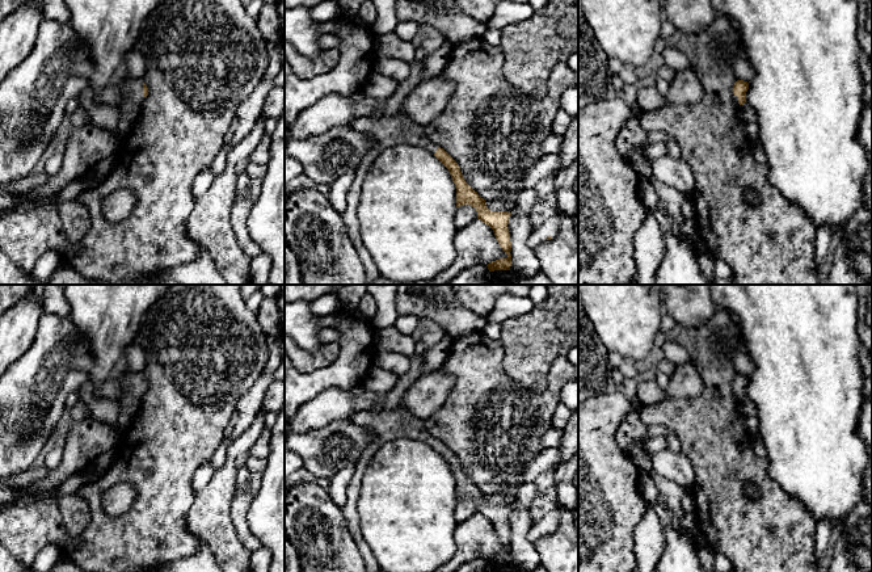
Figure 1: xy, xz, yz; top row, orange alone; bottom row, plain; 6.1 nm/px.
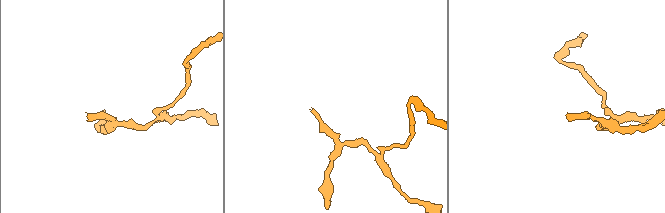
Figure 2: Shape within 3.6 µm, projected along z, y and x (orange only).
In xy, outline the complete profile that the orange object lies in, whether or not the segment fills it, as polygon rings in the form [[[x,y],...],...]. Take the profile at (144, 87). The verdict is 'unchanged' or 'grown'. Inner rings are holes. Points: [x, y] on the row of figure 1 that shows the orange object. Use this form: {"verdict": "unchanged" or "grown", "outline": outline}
{"verdict": "grown", "outline": [[[127,79],[122,83],[122,94],[117,106],[121,113],[117,134],[127,134],[134,126],[143,101],[148,96],[148,88],[142,79]]]}

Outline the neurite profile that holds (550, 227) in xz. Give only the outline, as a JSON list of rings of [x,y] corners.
[[[556,215],[547,219],[544,223],[534,228],[532,235],[528,237],[528,247],[534,249],[539,243],[544,241],[548,236],[555,237],[559,234],[560,222]]]

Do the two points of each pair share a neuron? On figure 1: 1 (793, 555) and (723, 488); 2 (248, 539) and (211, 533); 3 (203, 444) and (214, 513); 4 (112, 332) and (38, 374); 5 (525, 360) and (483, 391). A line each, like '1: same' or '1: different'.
1: same
2: different
3: different
4: different
5: different

